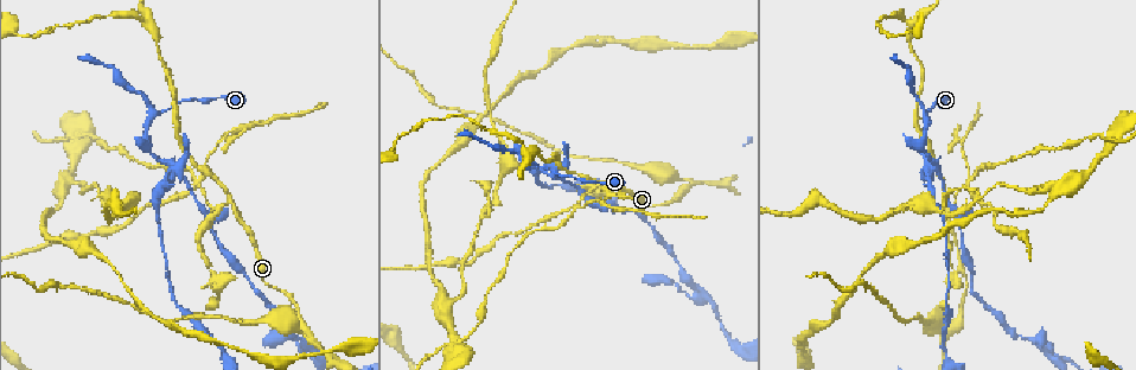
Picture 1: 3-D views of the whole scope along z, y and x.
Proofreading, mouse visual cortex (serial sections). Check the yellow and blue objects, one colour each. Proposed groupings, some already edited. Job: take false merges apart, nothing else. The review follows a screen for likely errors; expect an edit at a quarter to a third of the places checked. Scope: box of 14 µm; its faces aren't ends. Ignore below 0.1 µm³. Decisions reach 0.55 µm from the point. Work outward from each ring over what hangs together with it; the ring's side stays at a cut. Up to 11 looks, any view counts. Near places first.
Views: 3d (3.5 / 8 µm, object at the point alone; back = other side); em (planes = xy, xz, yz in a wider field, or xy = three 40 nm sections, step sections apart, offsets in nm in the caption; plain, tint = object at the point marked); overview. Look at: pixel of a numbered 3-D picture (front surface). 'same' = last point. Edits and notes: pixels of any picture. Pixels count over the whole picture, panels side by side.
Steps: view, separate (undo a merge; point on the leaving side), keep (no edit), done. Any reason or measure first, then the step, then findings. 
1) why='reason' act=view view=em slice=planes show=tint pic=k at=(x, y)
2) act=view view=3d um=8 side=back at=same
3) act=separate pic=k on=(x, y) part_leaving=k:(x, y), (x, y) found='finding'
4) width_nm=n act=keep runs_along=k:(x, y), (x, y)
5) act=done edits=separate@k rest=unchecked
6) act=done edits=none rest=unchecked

why='arms part here' act=view view=3d um=3.5 pic=1 at=(534, 164)

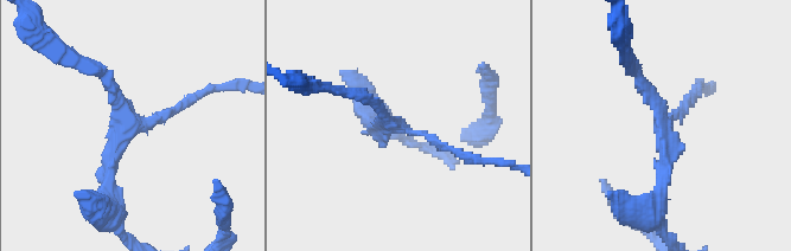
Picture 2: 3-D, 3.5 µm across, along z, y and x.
act=view view=em slice=xy step=1 show=tint pic=2 at=(665, 123)

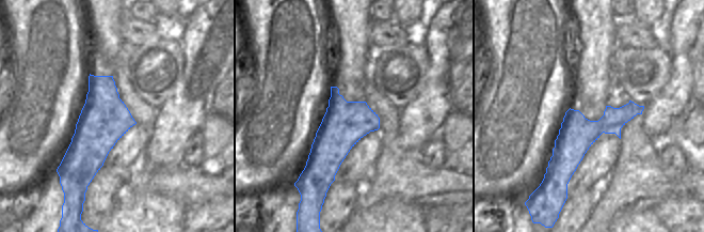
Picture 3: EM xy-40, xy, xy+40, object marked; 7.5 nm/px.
arm_widths_nm=100,150,200 act=keep runs_along=3:(640, 108), (596, 127), (550, 173) found='one cell here'

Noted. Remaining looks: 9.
why='sharp bend' act=view view=3d um=3.5 pic=1 at=(237, 208)

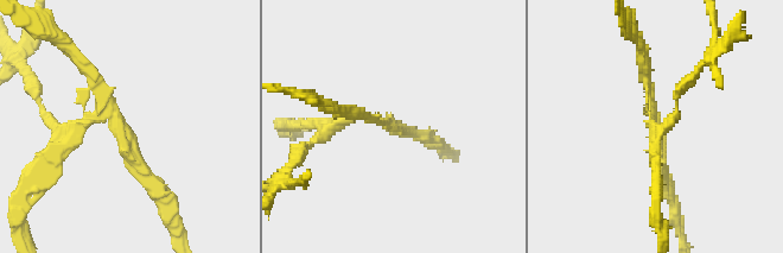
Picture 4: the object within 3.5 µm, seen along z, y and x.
act=view view=em slice=xy step=1 show=tint pic=4 at=(384, 120)

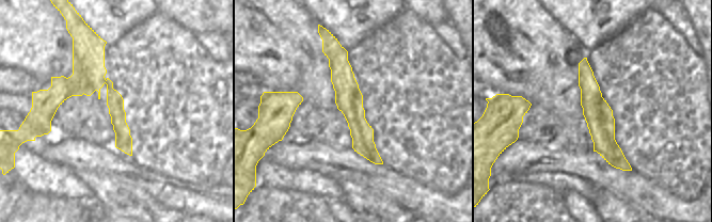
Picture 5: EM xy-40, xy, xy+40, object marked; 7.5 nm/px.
act=separate pic=4 on=(325, 137) part_leaving=4:(90, 124), (61, 131), (46, 119), (32, 76) found='a second cell is stuck on'

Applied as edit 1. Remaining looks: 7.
why='redraw' act=view view=overview

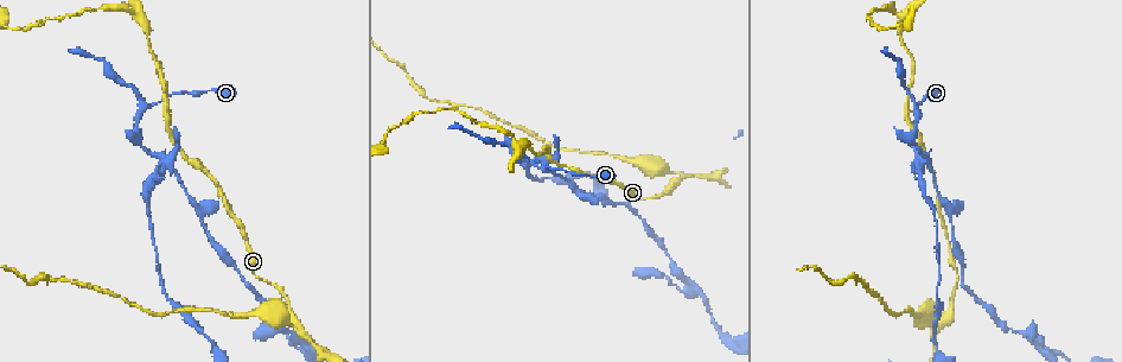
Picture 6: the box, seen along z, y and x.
why='sudden change in width' act=view view=3d um=3.5 pic=6 at=(234, 264)

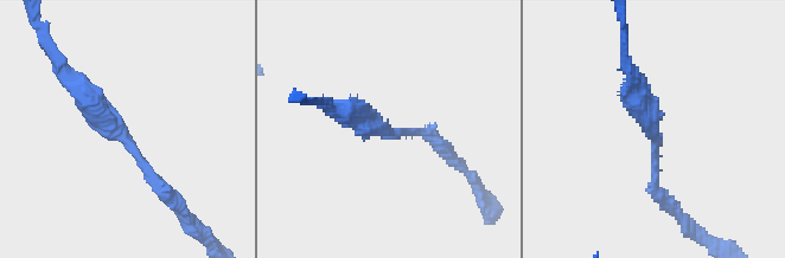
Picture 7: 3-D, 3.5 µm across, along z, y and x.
act=view view=em slice=xy step=3 show=tint pic=7 at=(654, 135)

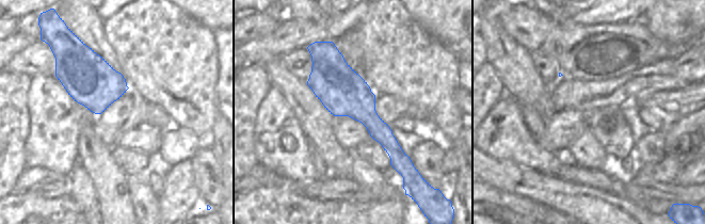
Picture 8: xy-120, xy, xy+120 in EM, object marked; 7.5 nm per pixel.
arm_widths_nm=150,300 act=keep runs_along=8:(329, 45), (331, 77), (397, 165) found='all the same cell'

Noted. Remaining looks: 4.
why='two arms at a narrow angle' act=view view=3d um=3.5 pic=6 at=(692, 287)

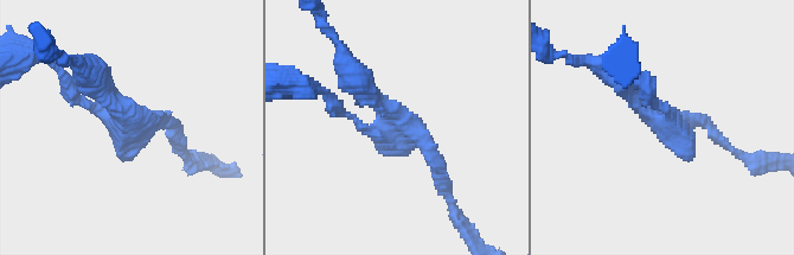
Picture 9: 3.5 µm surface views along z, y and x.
why='shape alone is not enough' act=view view=em slice=xy step=2 show=tint pic=9 at=(131, 118)

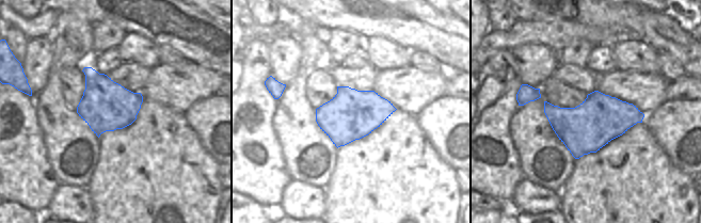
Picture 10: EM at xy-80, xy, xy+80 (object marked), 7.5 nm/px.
act=keep runs_along=9:(350, 70), (440, 173) found='all the same cell'

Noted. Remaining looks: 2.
act=done edits=separate@4 rest=unchecked

